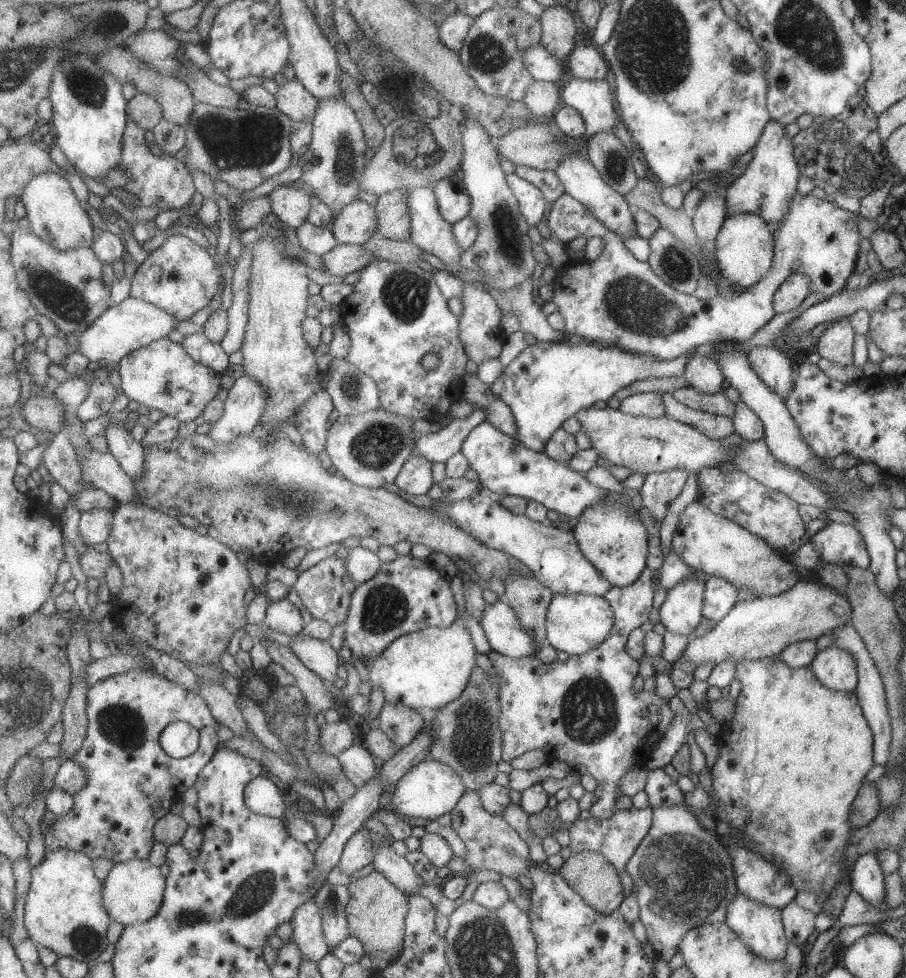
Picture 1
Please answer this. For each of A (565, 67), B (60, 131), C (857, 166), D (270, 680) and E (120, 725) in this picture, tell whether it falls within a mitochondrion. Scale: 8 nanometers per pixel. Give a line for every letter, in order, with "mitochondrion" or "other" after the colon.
A: other
B: other
C: mitochondrion
D: other
E: mitochondrion

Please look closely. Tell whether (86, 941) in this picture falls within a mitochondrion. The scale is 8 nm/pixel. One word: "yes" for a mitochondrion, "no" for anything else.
yes

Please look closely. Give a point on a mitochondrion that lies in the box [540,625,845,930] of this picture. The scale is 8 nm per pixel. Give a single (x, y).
(683, 878)

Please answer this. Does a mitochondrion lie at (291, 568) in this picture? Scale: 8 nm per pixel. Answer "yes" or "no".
no

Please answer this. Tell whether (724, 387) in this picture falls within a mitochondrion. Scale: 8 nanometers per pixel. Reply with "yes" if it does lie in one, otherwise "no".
no

